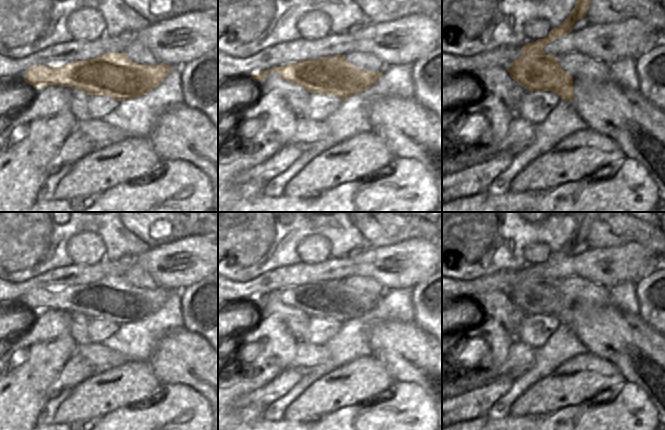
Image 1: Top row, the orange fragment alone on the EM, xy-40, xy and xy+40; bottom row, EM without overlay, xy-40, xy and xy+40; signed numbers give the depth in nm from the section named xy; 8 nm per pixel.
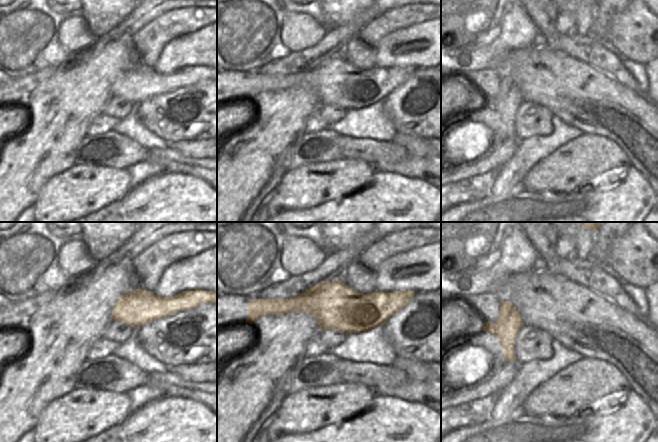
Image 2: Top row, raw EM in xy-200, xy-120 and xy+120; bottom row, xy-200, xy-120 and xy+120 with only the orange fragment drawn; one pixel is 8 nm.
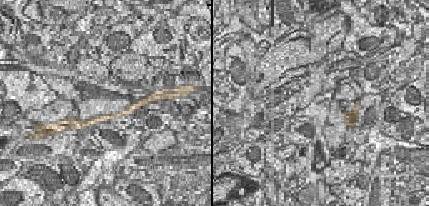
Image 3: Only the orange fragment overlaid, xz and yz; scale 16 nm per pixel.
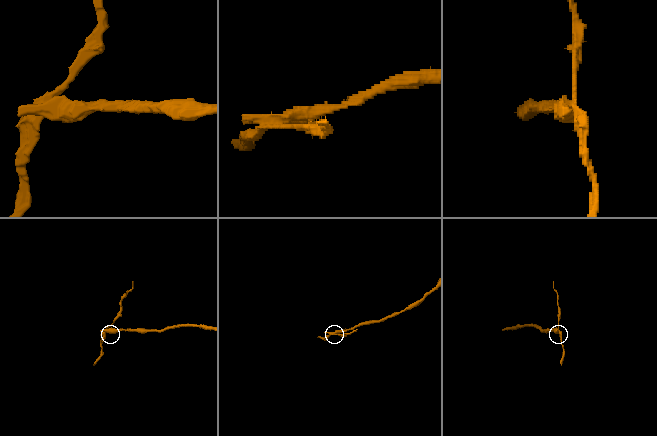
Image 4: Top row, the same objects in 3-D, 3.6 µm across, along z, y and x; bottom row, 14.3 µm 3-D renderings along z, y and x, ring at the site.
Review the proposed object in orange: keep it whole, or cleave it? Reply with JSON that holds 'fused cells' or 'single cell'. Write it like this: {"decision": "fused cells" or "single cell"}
{"decision": "fused cells"}

